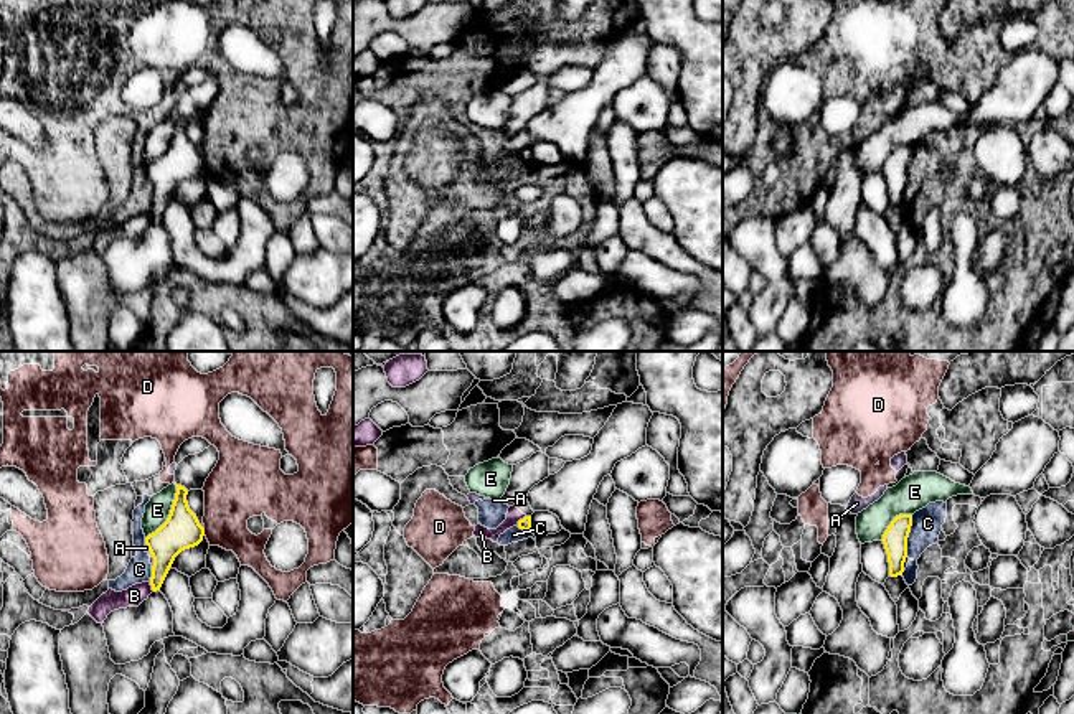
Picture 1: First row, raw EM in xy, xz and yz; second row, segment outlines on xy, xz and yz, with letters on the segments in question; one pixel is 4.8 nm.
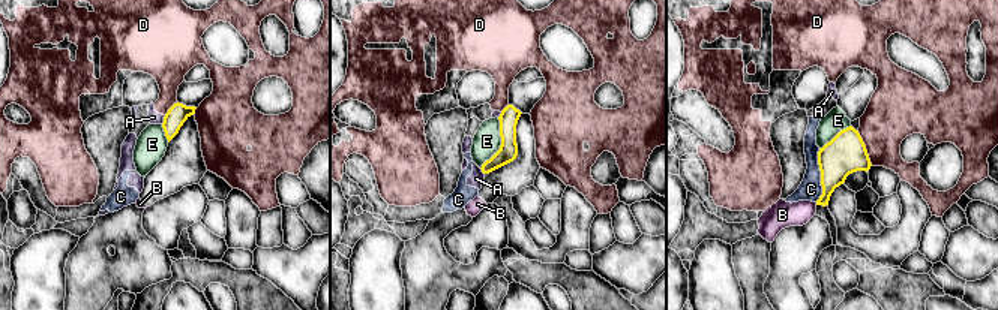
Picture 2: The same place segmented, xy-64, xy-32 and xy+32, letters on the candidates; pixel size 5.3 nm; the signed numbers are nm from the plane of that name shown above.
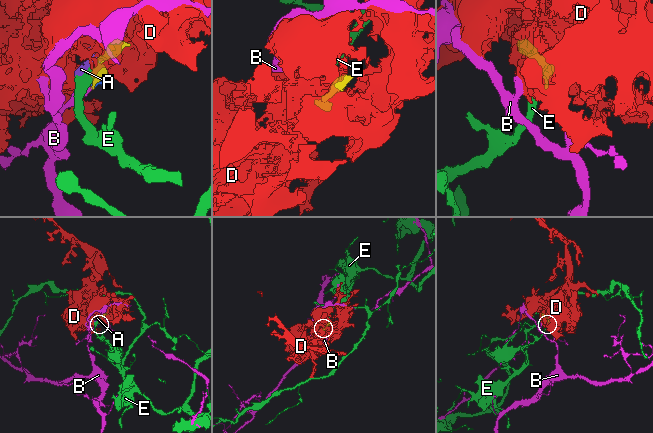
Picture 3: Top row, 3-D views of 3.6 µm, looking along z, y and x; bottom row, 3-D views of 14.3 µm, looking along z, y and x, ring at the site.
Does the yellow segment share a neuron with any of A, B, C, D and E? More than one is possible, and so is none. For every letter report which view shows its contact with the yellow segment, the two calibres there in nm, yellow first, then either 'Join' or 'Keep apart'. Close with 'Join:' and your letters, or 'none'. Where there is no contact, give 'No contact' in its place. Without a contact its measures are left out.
A: Touches yellow in xy. Thickness 190 nm (yellow) against 20 nm. Keep apart
B: Touches yellow in xy. Thickness 160 nm (yellow) against 100 nm. Keep apart
C: Touches yellow in yz. Thickness 120 nm (yellow) against 140 nm. Keep apart
D: Touches yellow in xy. Thickness 190 nm (yellow) against 300 nm. Keep apart
E: Touches yellow in xy. Thickness 190 nm (yellow) against 120 nm. Keep apart
Join: none

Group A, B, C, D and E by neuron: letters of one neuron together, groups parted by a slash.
A C D / B / E

